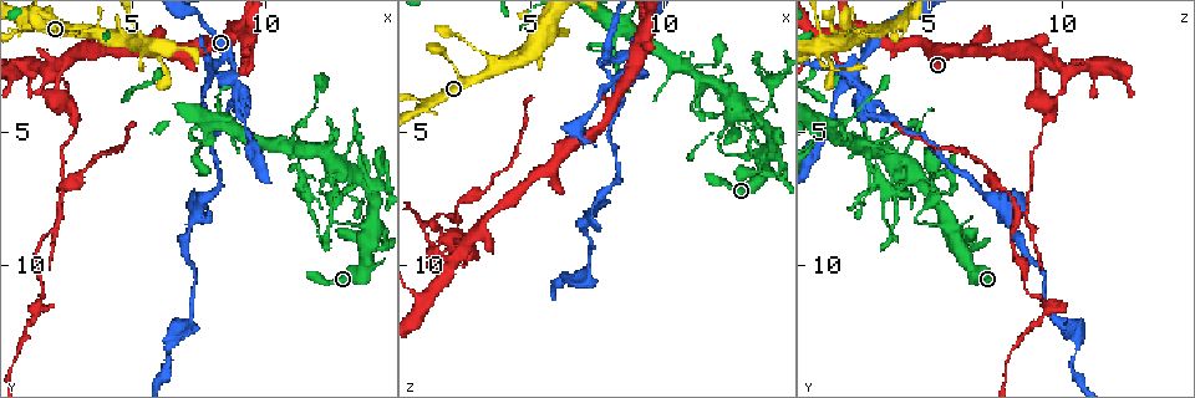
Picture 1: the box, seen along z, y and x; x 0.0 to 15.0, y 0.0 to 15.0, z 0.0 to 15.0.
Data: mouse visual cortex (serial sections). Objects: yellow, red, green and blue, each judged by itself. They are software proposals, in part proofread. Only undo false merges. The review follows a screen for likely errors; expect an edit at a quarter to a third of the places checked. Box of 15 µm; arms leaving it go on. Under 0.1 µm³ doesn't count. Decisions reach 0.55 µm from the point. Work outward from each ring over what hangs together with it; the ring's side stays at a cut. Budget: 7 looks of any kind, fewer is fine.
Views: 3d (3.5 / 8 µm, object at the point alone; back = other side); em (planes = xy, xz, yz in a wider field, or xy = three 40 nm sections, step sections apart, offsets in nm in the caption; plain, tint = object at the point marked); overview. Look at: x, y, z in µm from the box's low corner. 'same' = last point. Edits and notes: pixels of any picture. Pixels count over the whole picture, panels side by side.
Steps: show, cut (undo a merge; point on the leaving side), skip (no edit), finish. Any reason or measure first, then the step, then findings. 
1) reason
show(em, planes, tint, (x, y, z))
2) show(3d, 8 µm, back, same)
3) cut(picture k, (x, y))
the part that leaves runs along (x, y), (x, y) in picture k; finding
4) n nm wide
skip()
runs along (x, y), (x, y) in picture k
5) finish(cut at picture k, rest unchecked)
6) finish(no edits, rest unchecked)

thin arm on a thick one
show(3d, 8 µm, (13.5, 6.7, 4.5))

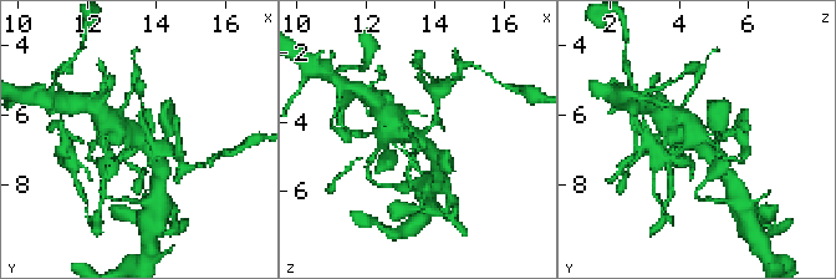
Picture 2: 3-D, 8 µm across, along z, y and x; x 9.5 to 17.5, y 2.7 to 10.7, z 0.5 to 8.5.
shape alone is not enough
show(em, xy, step 1, tint, (13.5, 6.7, 4.5))

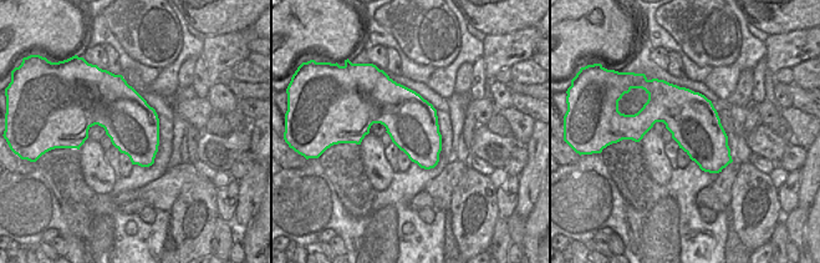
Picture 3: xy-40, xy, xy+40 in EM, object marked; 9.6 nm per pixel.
cut(picture 2, (436, 99))
the part that leaves runs along (428, 130), (437, 121), (437, 94), (429, 87) in picture 2; two cells meet here

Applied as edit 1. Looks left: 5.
show(overview)

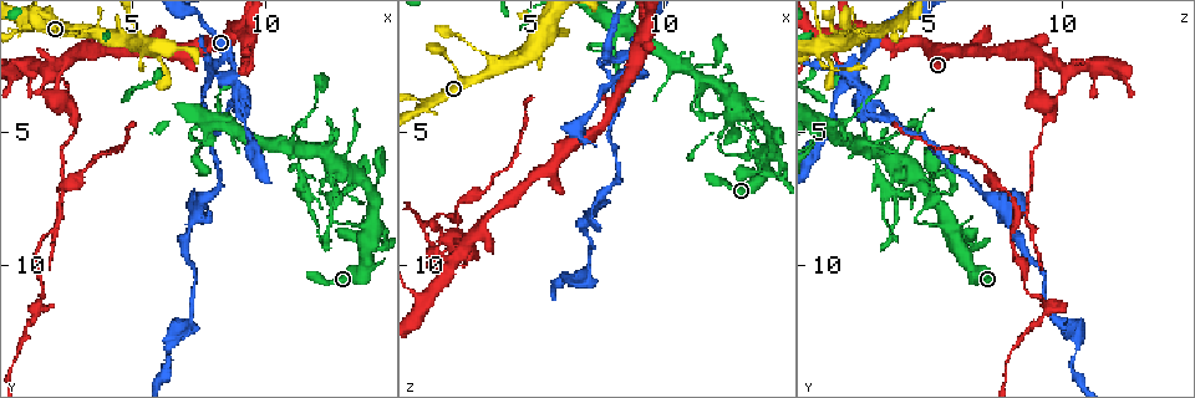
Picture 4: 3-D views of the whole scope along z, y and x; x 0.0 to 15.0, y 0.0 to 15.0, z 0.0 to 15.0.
side arm on a straight run
show(3d, 3.5 µm, (2.6, 2.2, 9.3))

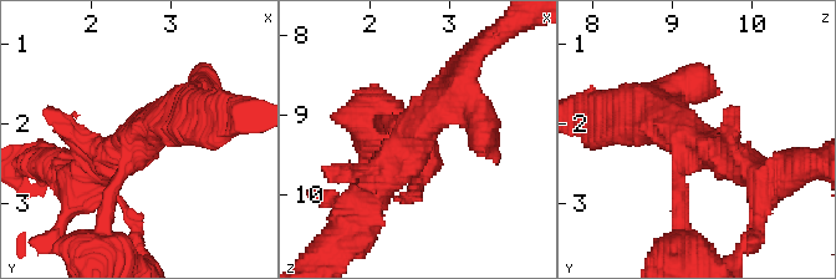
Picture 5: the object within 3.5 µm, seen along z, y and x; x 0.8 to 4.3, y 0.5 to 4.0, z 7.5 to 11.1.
show(em, xy, step 3, tint, (2.60, 2.25, 9.25))

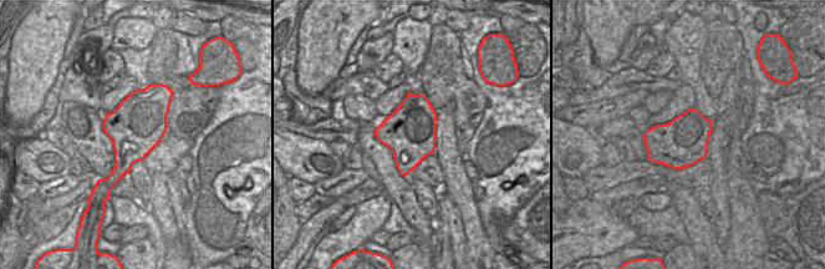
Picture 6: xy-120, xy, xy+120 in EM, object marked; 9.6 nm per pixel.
3 arms; arms of 200, 450, 450 nm
skip()
runs along (185, 104), (144, 130), (106, 214) in picture 5; continuous, no second cell

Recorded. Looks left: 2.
finish(cut at picture 2, rest unchecked)

